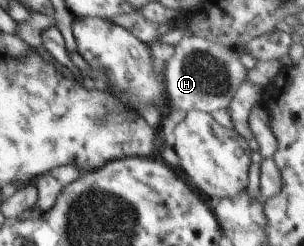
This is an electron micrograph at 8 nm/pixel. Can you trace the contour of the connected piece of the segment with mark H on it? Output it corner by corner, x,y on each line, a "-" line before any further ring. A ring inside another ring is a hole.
184,35
175,46
174,55
164,63
167,103
187,113
200,110
210,114
217,109
228,109
238,88
246,80
246,72
235,48
206,38

